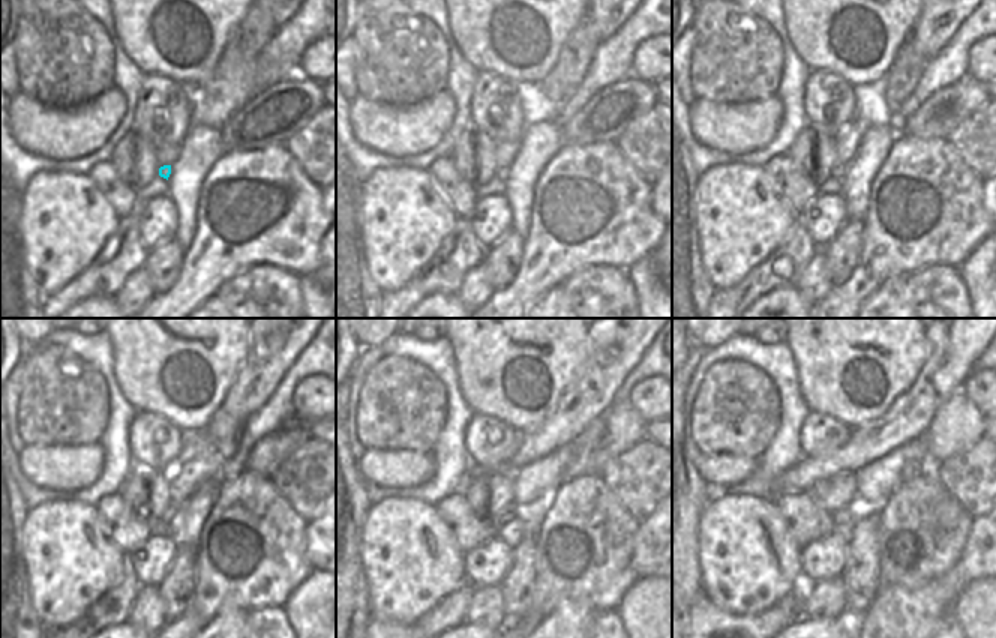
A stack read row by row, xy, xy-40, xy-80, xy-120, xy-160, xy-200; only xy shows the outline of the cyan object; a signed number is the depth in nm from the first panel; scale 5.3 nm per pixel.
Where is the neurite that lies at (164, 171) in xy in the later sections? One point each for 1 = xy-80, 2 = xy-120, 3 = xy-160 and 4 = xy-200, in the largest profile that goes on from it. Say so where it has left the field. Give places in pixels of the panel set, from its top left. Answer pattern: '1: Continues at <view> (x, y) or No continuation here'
1: Continues at xy-80 (837, 170)
2: Continues at xy-120 (173, 511)
3: Continues at xy-160 (509, 514)
4: Continues at xy-200 (845, 515).

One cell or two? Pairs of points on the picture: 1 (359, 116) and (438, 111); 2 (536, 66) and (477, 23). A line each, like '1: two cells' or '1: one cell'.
1: one cell
2: one cell

